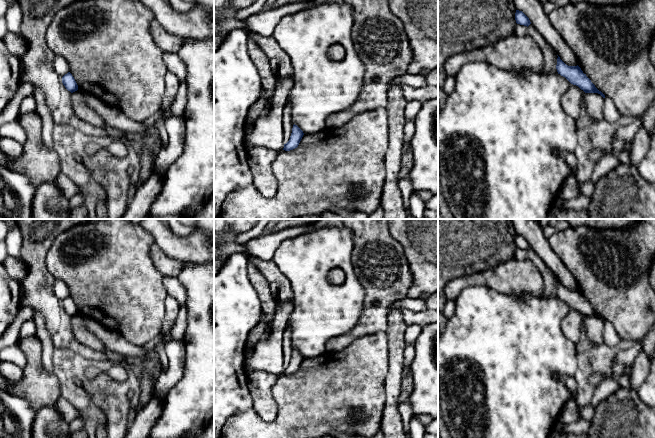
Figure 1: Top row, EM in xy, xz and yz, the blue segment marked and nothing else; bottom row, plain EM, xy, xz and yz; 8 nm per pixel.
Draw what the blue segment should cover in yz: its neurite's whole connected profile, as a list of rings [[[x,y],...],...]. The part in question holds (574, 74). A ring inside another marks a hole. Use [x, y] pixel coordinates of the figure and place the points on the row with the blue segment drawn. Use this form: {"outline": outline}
{"outline": [[[558,56],[556,69],[558,74],[565,77],[571,84],[578,86],[585,93],[598,93],[605,98],[605,95],[595,87],[578,65],[568,66]]]}

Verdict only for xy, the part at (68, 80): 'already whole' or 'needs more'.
already whole

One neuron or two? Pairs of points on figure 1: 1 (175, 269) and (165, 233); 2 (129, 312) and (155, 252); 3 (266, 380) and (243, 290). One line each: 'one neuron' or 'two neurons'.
1: two neurons
2: two neurons
3: two neurons

